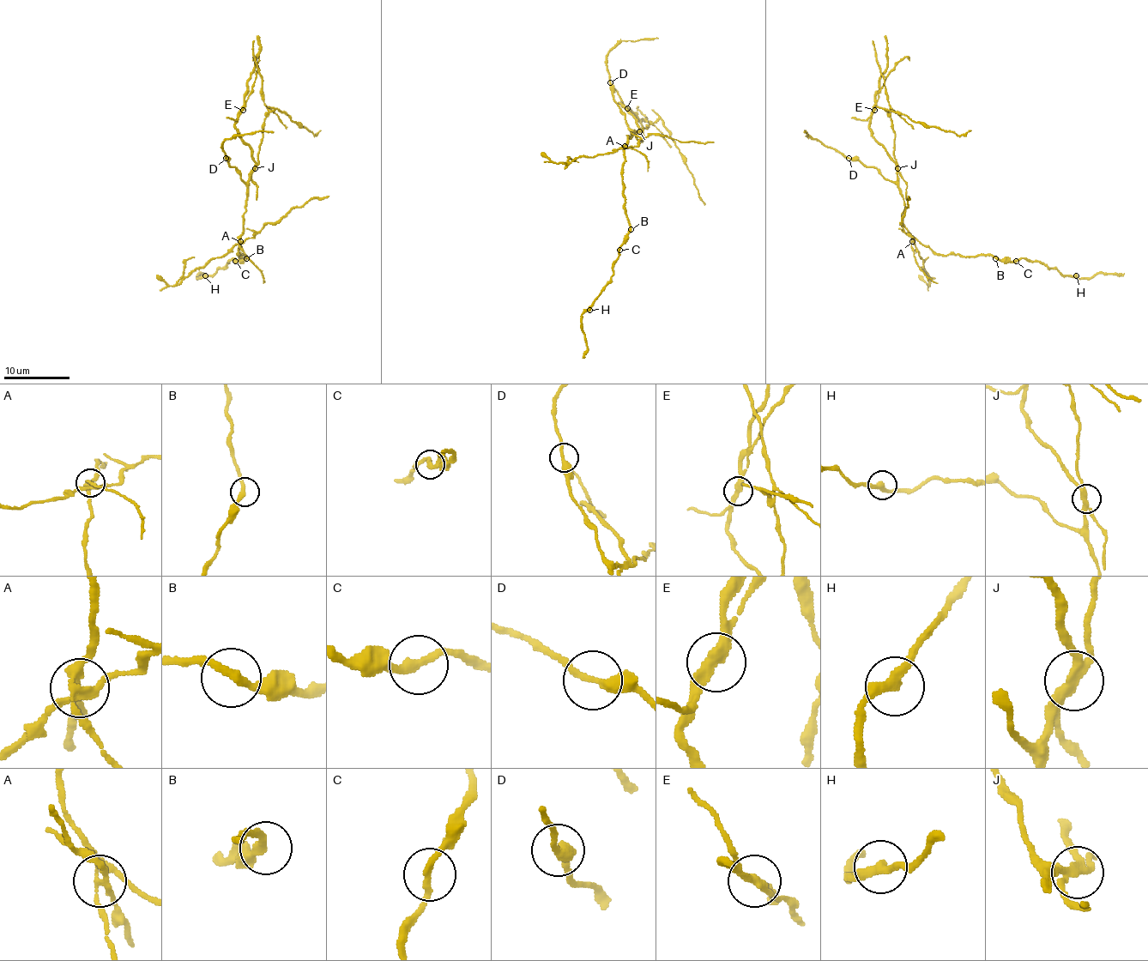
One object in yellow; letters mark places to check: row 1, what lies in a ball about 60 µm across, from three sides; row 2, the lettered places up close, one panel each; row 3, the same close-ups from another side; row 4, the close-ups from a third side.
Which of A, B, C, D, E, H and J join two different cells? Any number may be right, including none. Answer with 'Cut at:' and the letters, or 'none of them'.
Cut at: A, E, J

